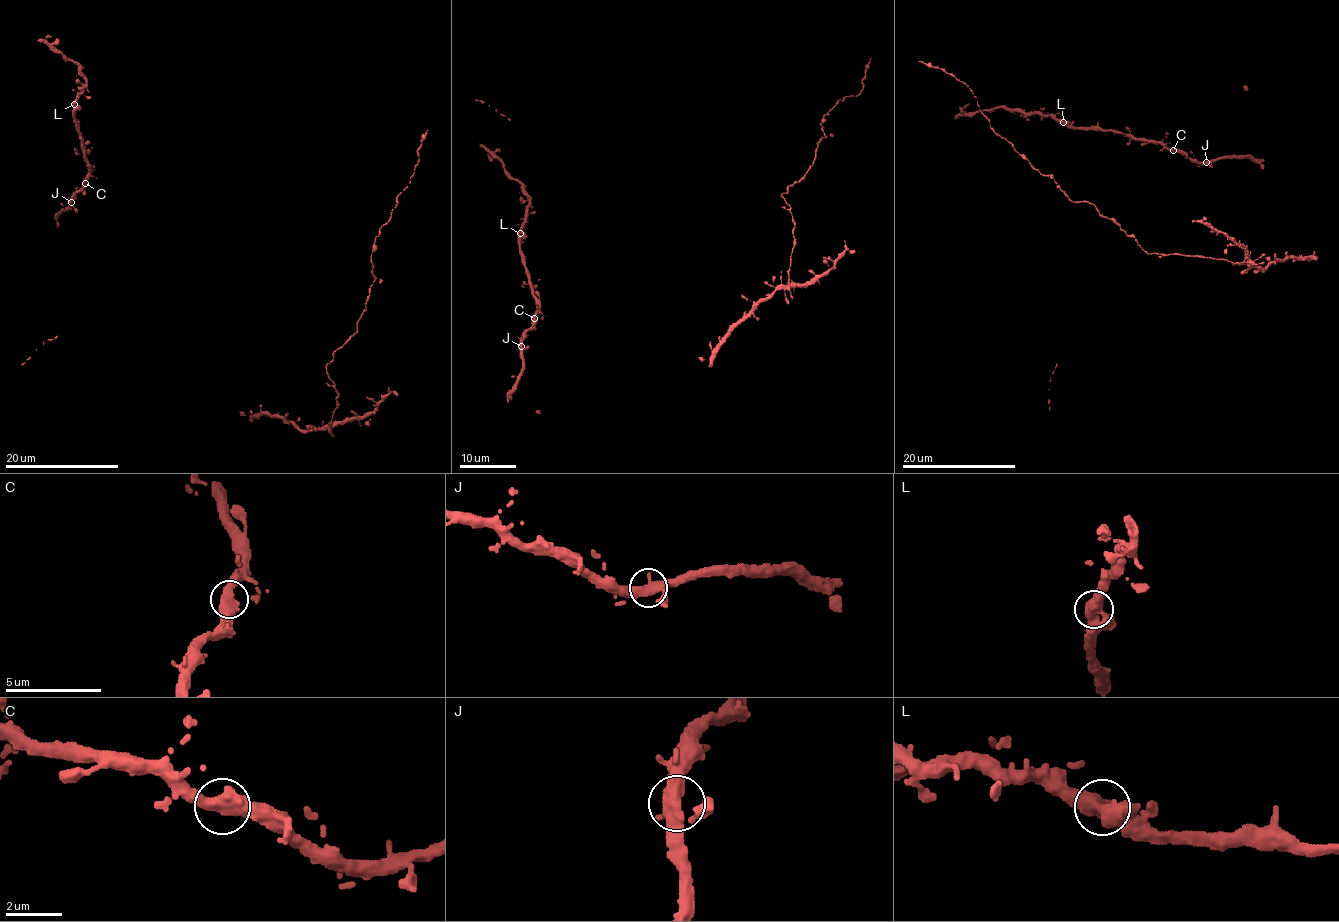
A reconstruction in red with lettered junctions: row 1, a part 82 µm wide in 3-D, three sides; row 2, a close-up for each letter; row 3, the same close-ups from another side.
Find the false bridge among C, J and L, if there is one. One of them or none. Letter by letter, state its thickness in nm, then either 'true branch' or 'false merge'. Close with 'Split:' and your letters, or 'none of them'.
C: 480 nm | true branch
J: 460 nm | true branch
L: 480 nm | true branch
Split: none of them

